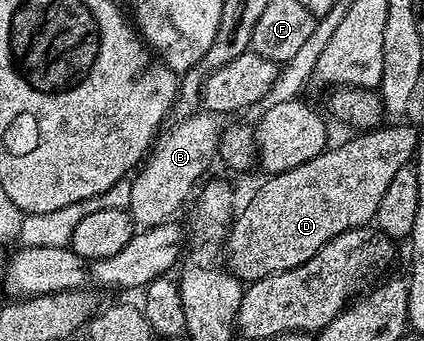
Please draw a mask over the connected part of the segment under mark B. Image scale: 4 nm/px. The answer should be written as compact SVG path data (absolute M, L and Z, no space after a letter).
M197 112L177 121L170 132L165 131L157 139L149 158L133 177L130 194L128 190L128 211L135 225L142 228L157 226L176 216L194 184L217 157L222 131L218 122L211 113Z

